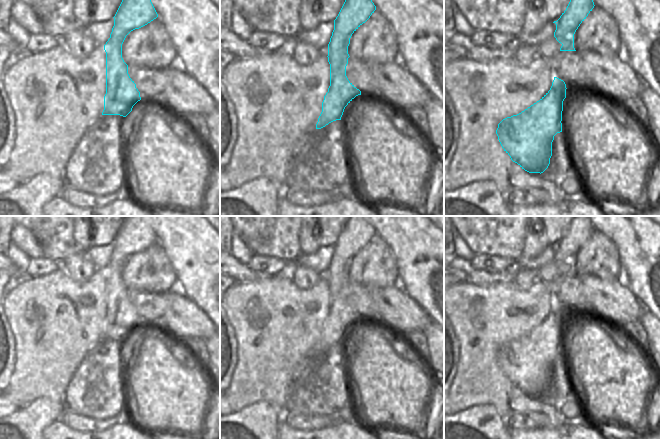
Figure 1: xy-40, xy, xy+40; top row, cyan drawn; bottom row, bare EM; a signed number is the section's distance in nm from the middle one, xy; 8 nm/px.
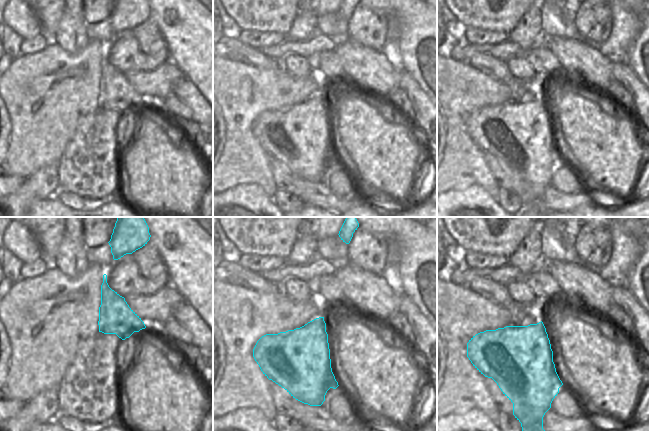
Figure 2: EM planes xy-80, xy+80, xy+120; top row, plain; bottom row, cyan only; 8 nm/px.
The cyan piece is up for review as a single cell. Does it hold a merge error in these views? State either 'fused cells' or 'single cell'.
single cell

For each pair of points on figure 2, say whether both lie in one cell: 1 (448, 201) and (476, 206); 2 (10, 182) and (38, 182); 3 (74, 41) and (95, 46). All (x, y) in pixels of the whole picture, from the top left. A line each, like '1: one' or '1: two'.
1: one
2: two
3: two

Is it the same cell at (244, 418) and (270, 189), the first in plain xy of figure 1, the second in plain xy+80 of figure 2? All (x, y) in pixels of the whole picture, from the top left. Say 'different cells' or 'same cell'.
different cells

